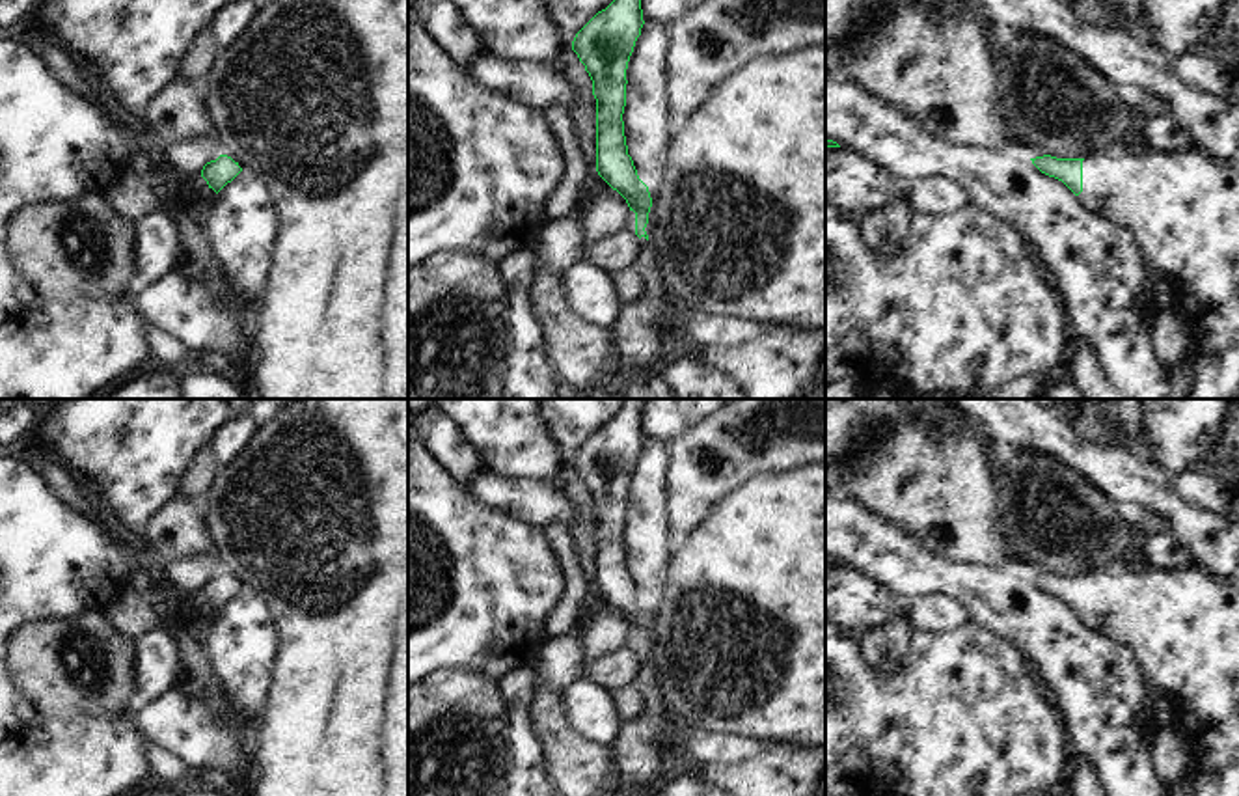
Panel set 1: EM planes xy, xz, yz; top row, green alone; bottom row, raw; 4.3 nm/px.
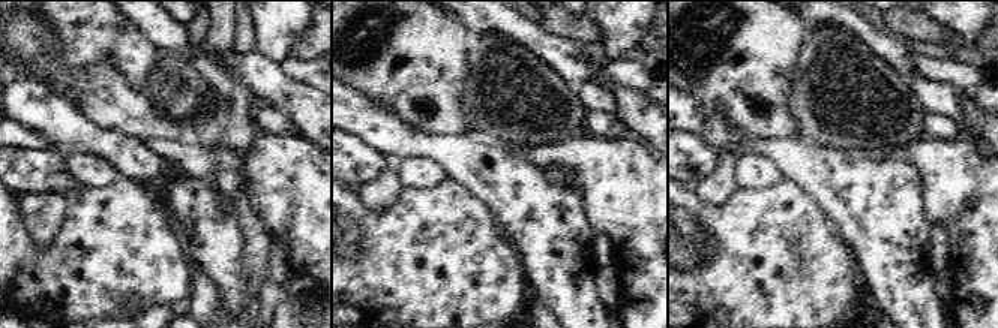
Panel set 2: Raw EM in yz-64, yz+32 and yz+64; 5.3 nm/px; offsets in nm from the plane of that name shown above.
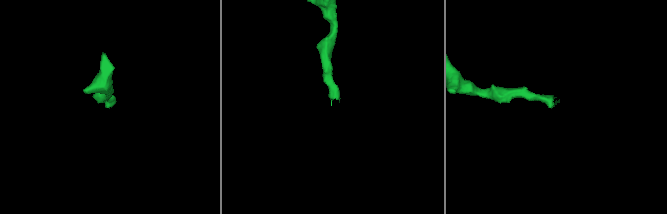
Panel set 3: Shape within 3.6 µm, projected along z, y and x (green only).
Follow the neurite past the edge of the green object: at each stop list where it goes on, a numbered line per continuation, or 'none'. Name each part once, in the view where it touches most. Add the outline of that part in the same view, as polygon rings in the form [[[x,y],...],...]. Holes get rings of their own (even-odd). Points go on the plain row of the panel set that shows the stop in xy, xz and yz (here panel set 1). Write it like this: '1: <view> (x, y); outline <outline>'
1: yz (1184, 627); outline [[[1138,565],[1129,572],[1099,570],[1088,572],[1082,578],[1082,610],[1081,619],[1094,626],[1097,632],[1107,634],[1110,639],[1131,645],[1135,660],[1146,679],[1146,682],[1164,693],[1174,703],[1174,729],[1187,748],[1191,757],[1189,770],[1181,777],[1191,785],[1191,796],[1239,796],[1239,591],[1230,587],[1228,582],[1213,578],[1200,565],[1189,565],[1187,569],[1163,570],[1150,565]]]

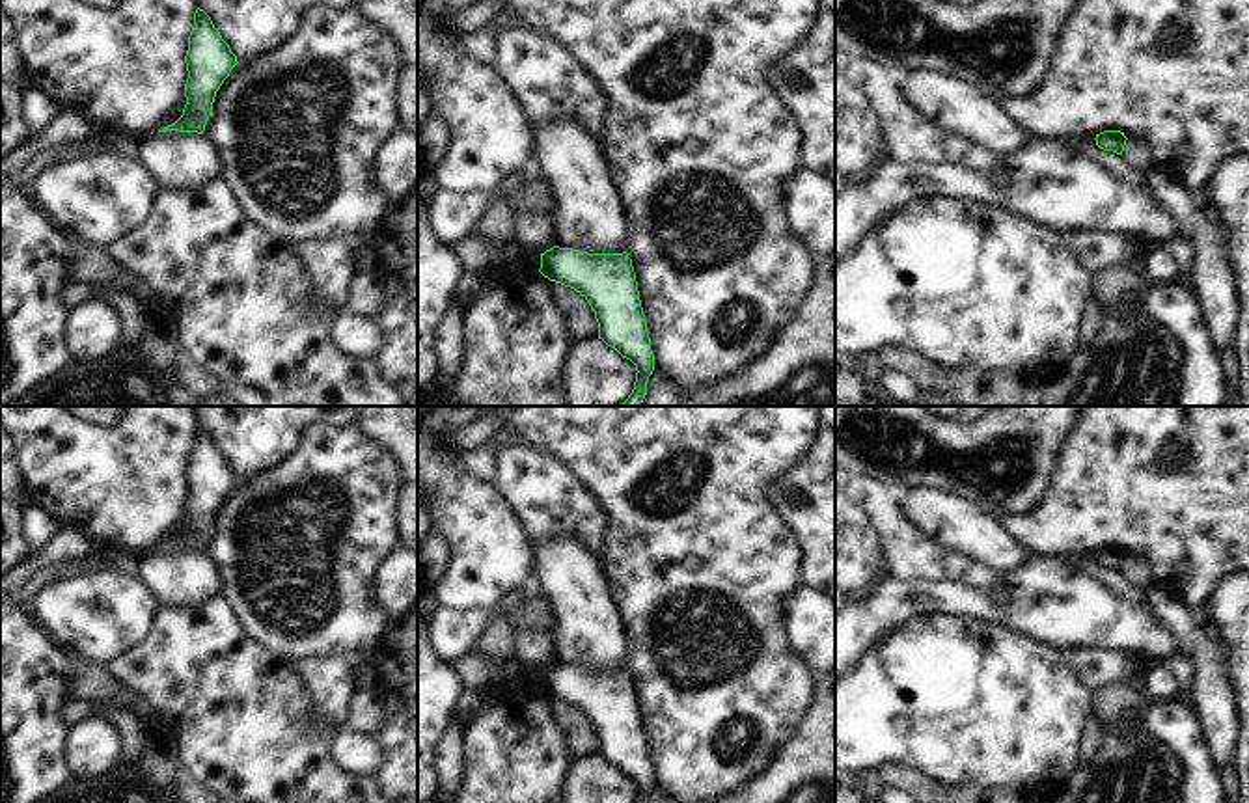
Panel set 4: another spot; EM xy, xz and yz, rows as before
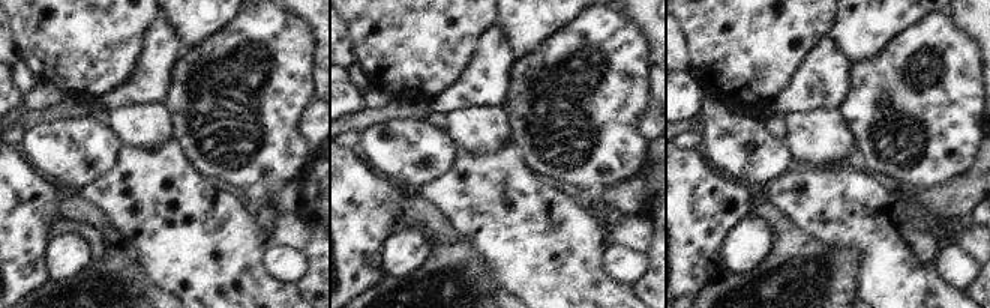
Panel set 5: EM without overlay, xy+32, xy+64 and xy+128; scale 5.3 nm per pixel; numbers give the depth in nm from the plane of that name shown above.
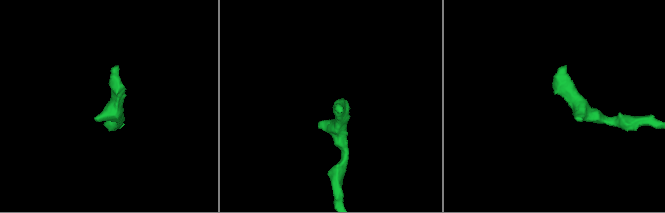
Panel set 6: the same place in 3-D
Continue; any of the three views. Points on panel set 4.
none

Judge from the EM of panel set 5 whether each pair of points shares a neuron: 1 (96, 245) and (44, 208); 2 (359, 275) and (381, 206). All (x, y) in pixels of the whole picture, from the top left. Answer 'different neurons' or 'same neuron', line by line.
1: different neurons
2: same neuron

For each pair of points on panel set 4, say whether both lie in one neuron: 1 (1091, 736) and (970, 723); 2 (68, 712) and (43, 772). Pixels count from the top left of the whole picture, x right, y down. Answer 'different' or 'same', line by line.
1: different
2: different

